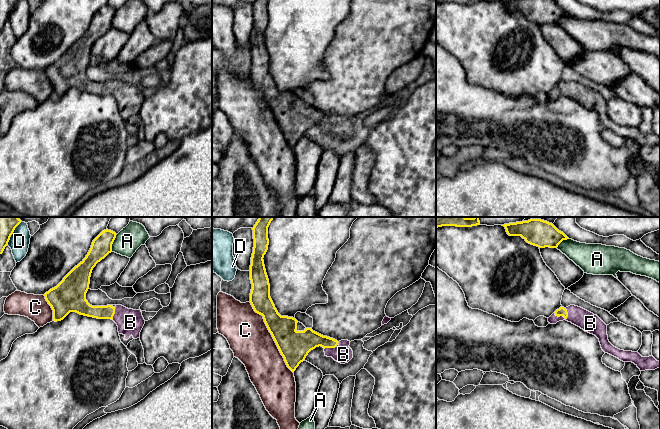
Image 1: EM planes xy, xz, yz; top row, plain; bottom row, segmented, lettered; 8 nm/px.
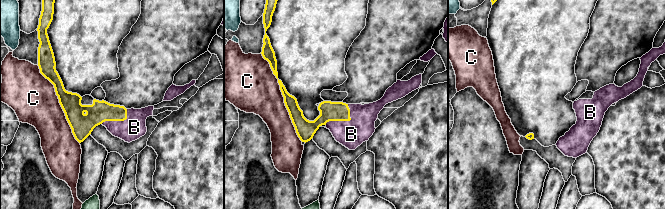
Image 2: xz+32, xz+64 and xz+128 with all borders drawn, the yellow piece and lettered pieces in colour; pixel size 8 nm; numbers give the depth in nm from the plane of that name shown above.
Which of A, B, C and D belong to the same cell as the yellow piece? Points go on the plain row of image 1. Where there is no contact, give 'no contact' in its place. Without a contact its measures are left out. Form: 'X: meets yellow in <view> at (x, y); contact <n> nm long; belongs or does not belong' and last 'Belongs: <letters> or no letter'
A: meets yellow in xy at (112, 19); contact 150 nm long; does not belong
B: meets yellow in yz at (561, 91); contact 120 nm long; belongs
C: meets yellow in xz at (272, 112); contact 650 nm long; does not belong
D: meets yellow in xy at (12, 9); contact 190 nm long; does not belong
Belongs: B

